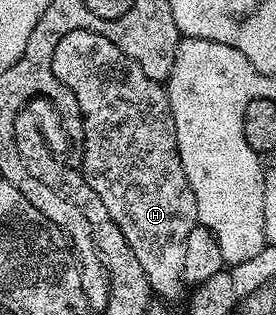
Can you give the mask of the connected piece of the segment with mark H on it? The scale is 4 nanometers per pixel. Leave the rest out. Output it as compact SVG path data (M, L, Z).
M90 28L72 30L56 42L52 74L56 74L56 78L76 94L76 102L82 111L80 171L88 186L92 186L92 190L100 194L100 202L108 206L108 214L112 214L116 226L120 226L120 234L124 234L136 262L140 262L151 289L162 298L176 295L184 288L184 242L198 224L198 211L176 146L169 91L159 81L148 78L142 67L132 57L126 56L120 46Z

